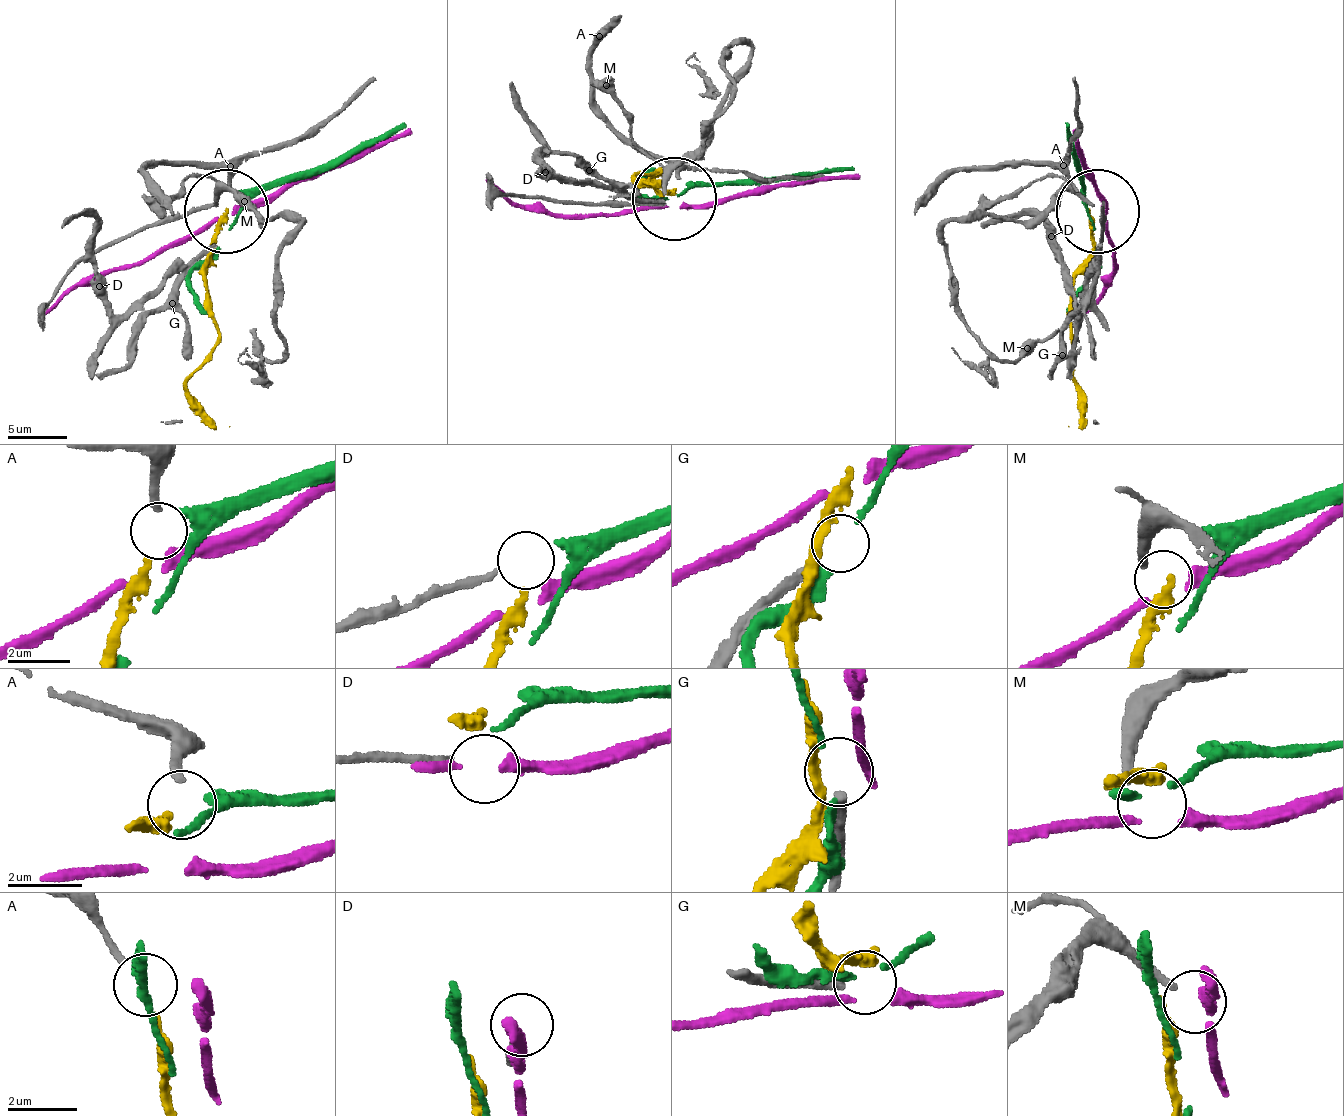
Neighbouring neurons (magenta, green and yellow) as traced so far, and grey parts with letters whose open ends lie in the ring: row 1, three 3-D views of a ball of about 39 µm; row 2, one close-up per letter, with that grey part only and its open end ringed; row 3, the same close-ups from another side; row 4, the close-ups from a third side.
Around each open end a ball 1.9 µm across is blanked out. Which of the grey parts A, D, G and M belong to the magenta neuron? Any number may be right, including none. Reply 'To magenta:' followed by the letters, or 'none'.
To magenta: M

